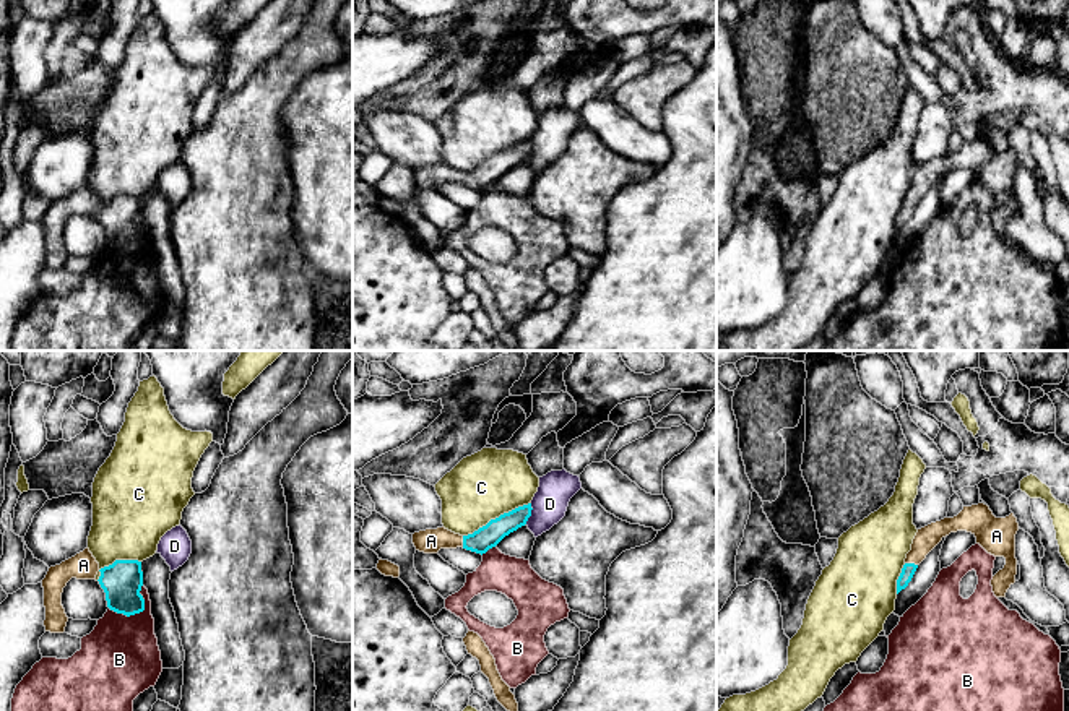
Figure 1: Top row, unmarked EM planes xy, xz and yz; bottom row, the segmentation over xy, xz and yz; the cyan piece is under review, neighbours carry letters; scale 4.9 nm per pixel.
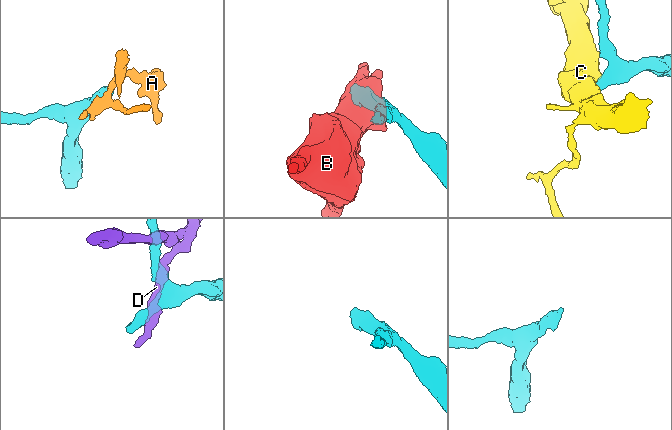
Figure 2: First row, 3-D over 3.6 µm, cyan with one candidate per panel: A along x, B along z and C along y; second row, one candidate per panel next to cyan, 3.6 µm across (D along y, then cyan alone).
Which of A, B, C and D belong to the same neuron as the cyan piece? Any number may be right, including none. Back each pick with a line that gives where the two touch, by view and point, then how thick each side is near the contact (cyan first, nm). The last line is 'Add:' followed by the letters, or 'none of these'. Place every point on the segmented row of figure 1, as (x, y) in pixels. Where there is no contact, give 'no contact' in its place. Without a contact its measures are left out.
A: yz (912, 564) | 70/120 nm
Add: A

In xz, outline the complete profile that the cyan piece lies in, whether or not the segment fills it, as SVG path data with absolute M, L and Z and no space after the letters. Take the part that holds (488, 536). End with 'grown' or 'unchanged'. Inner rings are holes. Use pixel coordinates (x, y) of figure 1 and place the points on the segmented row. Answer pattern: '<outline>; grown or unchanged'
M531 503L518 506L496 519L491 519L486 526L468 536L455 534L444 526L419 531L413 534L413 544L416 550L424 554L437 554L440 549L463 547L483 555L489 549L496 547L505 536L525 526L531 516L531 510Z; grown

